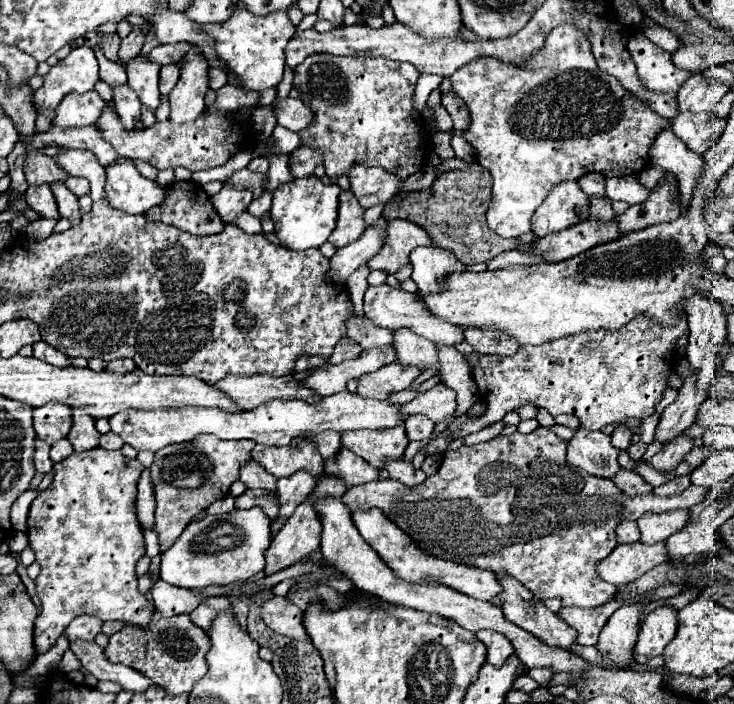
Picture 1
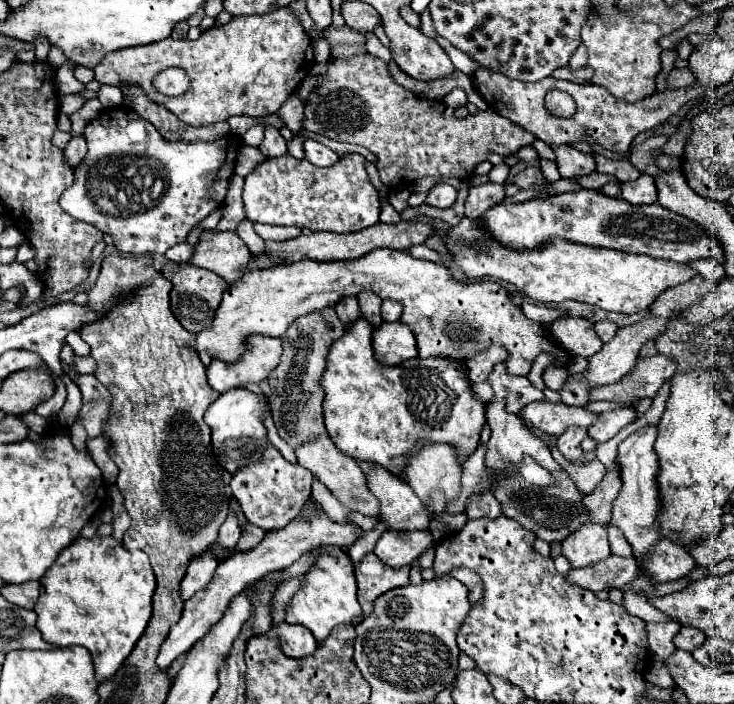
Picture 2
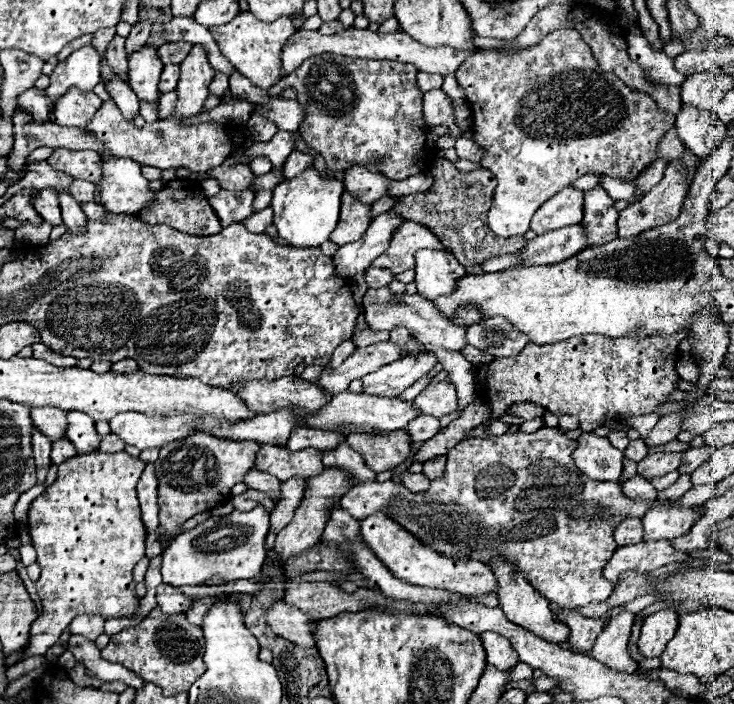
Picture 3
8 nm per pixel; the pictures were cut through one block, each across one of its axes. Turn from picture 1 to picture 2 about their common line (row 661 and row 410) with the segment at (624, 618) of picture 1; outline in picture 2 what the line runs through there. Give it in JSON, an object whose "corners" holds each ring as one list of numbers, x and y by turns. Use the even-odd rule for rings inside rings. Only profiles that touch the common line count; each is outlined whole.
{"corners":[[618,406,610,412,602,412,598,414,598,422,594,422,590,428,588,428,588,434,590,438,594,438,596,442,606,442,610,440,612,436,618,434,618,430,626,424,630,424,634,420,634,410,632,408,624,408,624,406]]}

